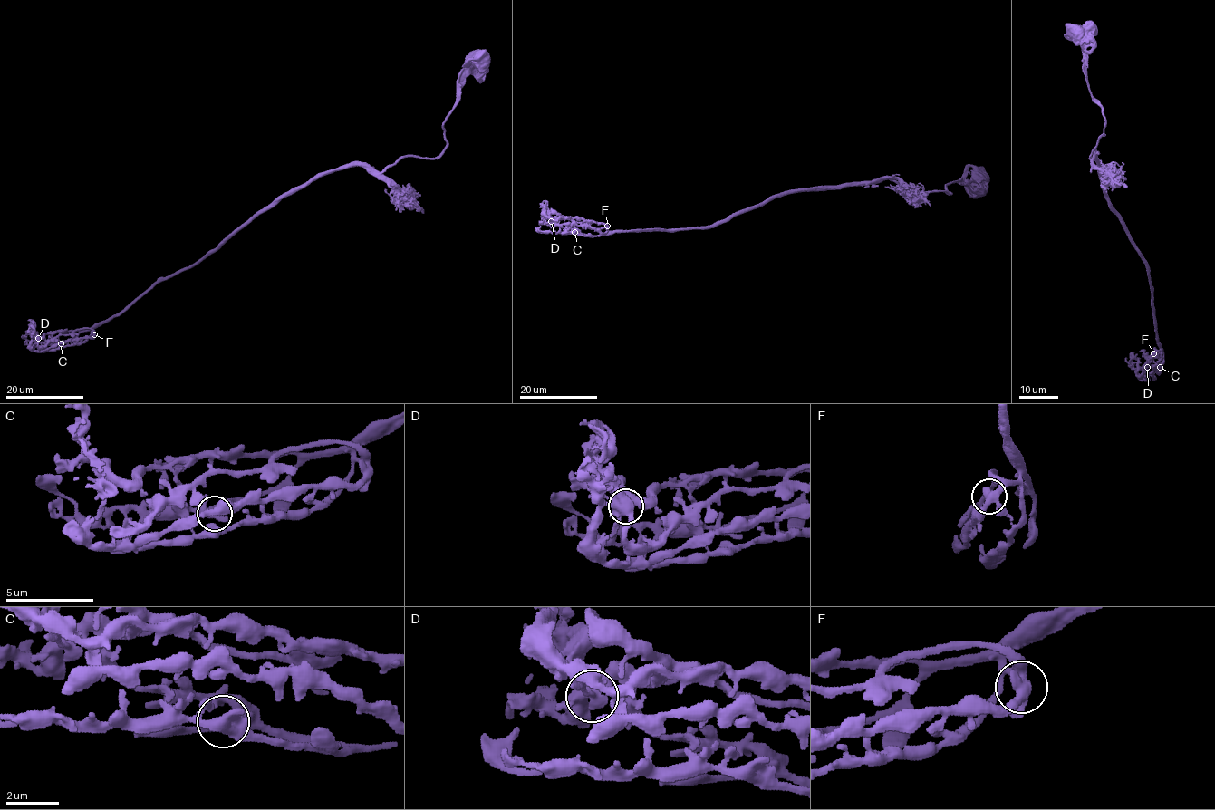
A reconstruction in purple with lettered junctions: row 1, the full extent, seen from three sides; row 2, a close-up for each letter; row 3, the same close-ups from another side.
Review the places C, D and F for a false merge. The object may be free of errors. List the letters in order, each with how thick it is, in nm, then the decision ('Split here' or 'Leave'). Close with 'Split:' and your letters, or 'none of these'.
C: Thickness 400 nm. Leave
D: Thickness 400 nm. Leave
F: Thickness 360 nm. Leave
Split: none of these

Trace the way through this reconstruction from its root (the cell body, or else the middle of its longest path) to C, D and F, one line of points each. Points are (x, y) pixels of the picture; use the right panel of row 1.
C: (1075, 35), (1105, 121), (1090, 158), (1095, 154), (1106, 198), (1146, 264), (1160, 367)
D: (1075, 35), (1105, 121), (1090, 158), (1095, 154), (1106, 198), (1148, 270), (1161, 349), (1147, 367)
F: (1075, 35), (1105, 121), (1090, 158), (1095, 154), (1106, 198), (1146, 264), (1160, 348), (1153, 353)

